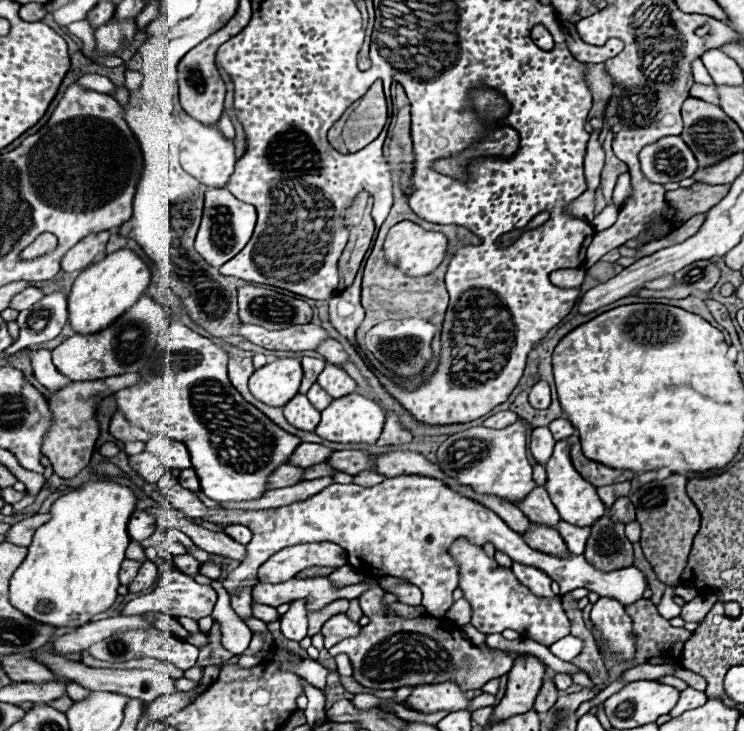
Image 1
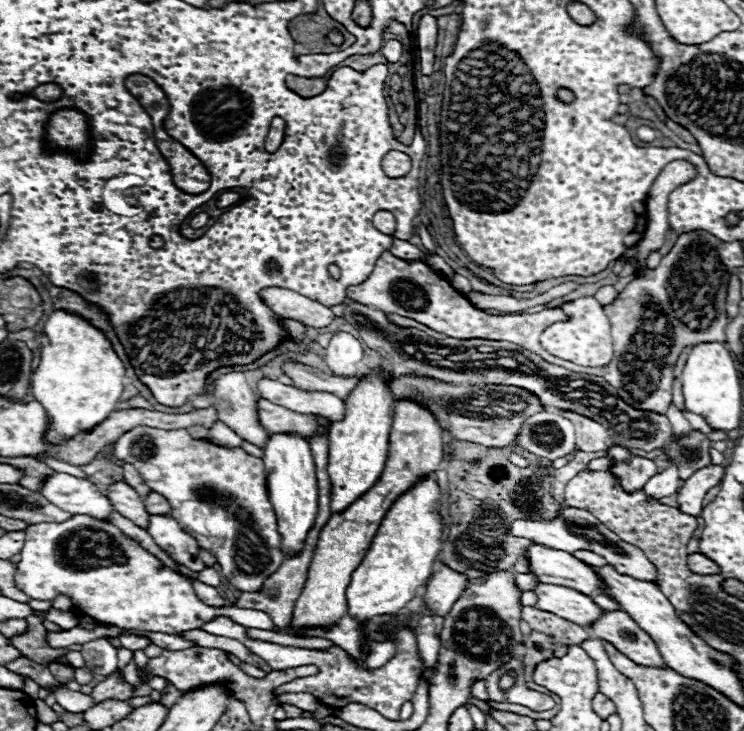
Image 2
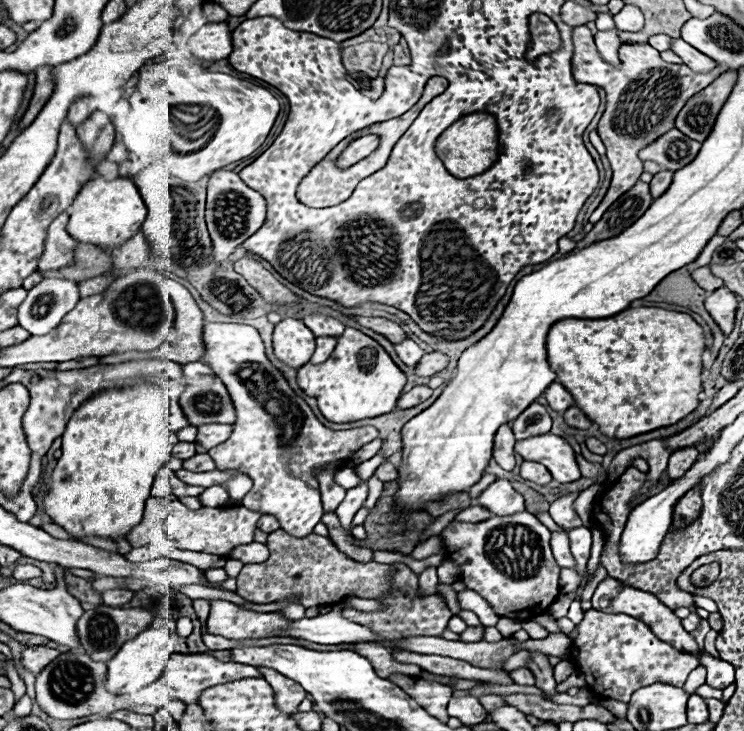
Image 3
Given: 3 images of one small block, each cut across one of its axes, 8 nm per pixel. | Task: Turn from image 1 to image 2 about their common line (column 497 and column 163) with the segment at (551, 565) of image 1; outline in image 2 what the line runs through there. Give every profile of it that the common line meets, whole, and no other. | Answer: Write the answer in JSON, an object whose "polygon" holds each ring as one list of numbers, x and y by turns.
{"polygon":[[150,514,146,530,148,530,148,534,152,534,154,542,176,562,180,562,196,572,206,568,206,564,198,556,200,546,196,542,196,538,192,534,184,532,172,516]]}

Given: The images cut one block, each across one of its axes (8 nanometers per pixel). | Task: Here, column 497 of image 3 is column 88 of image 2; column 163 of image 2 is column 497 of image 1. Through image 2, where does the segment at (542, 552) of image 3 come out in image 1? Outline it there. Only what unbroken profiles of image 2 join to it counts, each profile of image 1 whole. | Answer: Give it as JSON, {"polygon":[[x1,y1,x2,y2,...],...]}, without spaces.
{"polygon":[[458,538,450,546,450,556,460,568,458,588,472,608,472,626,484,634,516,630,522,638,530,638,538,644,550,646,556,640,570,634,570,620,562,610,560,598,540,598,530,592,528,586,520,584,512,570,502,568,490,558,482,546,470,544,466,538]]}

